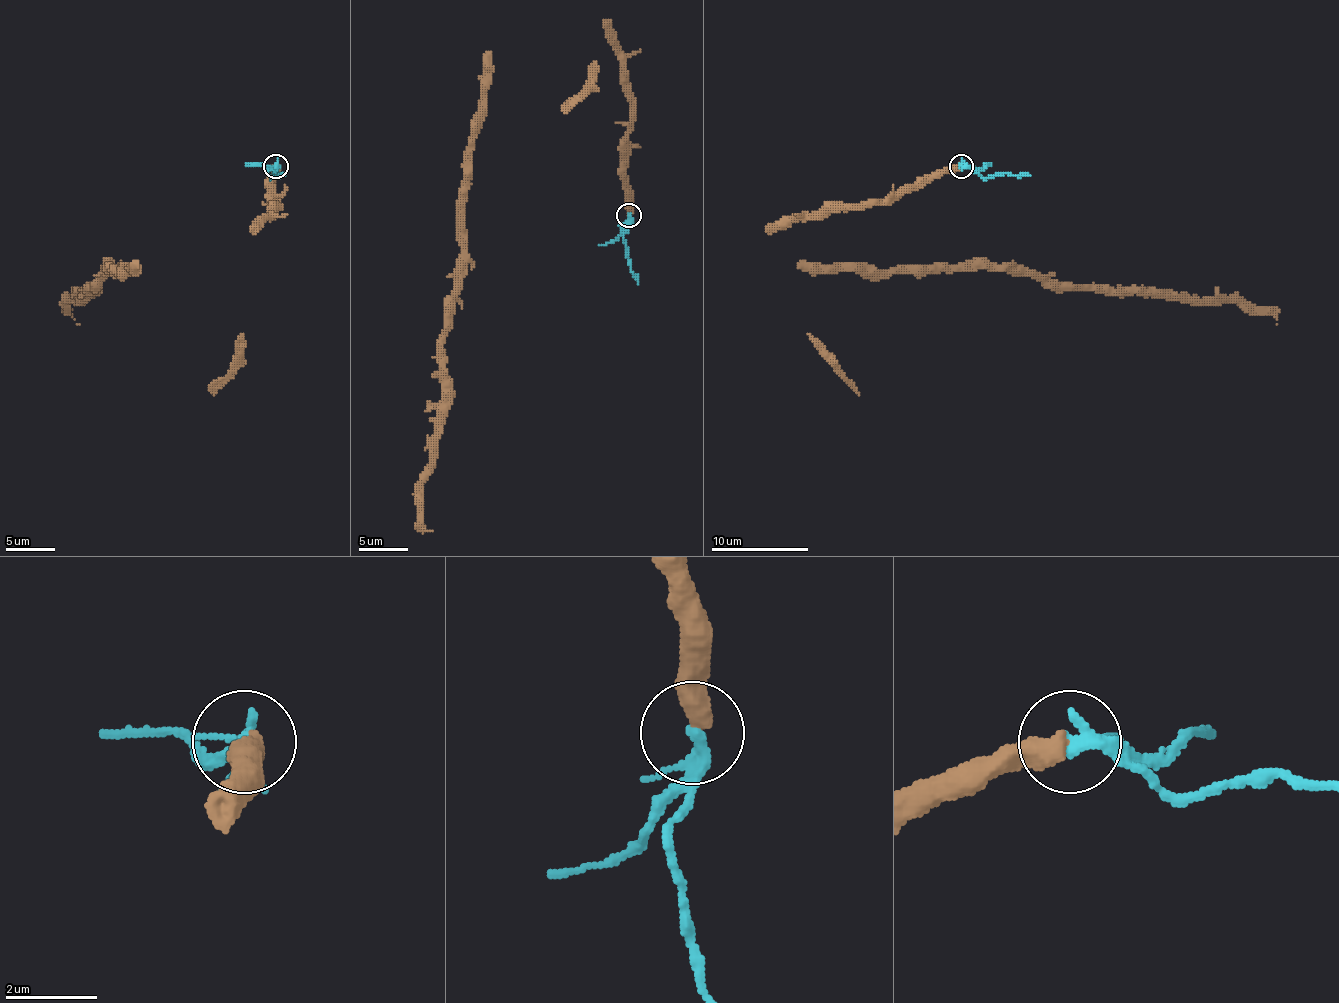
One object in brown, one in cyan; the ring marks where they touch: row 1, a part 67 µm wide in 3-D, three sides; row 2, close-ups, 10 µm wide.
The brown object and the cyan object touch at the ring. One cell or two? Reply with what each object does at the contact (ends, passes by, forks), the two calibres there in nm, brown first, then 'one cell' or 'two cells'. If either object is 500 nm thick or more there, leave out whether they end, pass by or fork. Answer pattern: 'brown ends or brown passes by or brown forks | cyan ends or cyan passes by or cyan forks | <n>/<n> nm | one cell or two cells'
brown ends | cyan passes by | 480/260 nm | two cells

